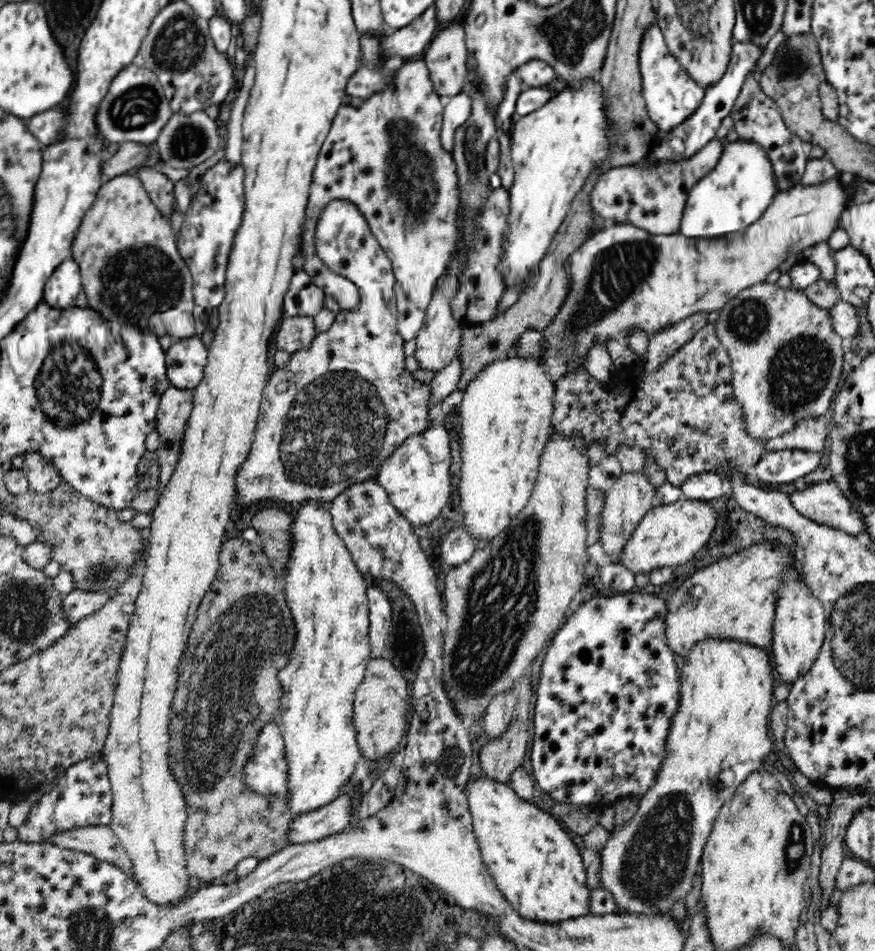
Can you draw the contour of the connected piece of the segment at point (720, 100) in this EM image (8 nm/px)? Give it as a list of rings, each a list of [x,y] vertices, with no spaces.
[[[736,41],[732,46],[730,66],[728,66],[722,80],[716,86],[712,86],[705,91],[705,98],[698,111],[677,130],[671,131],[670,135],[662,138],[660,145],[656,146],[644,160],[655,158],[657,162],[660,162],[660,160],[675,160],[676,162],[676,160],[682,160],[682,158],[688,158],[688,156],[692,158],[691,154],[699,151],[710,140],[713,140],[720,129],[721,122],[733,112],[733,107],[741,94],[742,88],[744,88],[744,84],[746,84],[746,78],[756,72],[758,60],[762,58],[764,50],[764,45],[754,41]]]

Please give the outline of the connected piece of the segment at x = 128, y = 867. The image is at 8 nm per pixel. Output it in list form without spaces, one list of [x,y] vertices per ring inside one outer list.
[[[88,825],[54,831],[42,843],[84,852],[99,860],[112,863],[128,877],[134,878],[132,862],[109,825]]]

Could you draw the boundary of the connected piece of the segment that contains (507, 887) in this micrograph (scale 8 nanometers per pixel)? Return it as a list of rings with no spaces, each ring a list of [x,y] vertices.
[[[478,779],[472,784],[469,783],[466,791],[483,862],[497,887],[524,920],[540,924],[558,924],[591,914],[590,894],[593,889],[586,879],[589,870],[584,865],[582,850],[564,832],[556,819],[533,802],[520,798],[508,783]]]

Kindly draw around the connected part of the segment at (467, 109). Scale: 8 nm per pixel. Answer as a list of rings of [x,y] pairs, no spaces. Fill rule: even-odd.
[[[465,90],[444,103],[443,126],[441,129],[441,143],[446,151],[452,151],[456,132],[465,126],[472,117],[474,106],[473,100]]]

